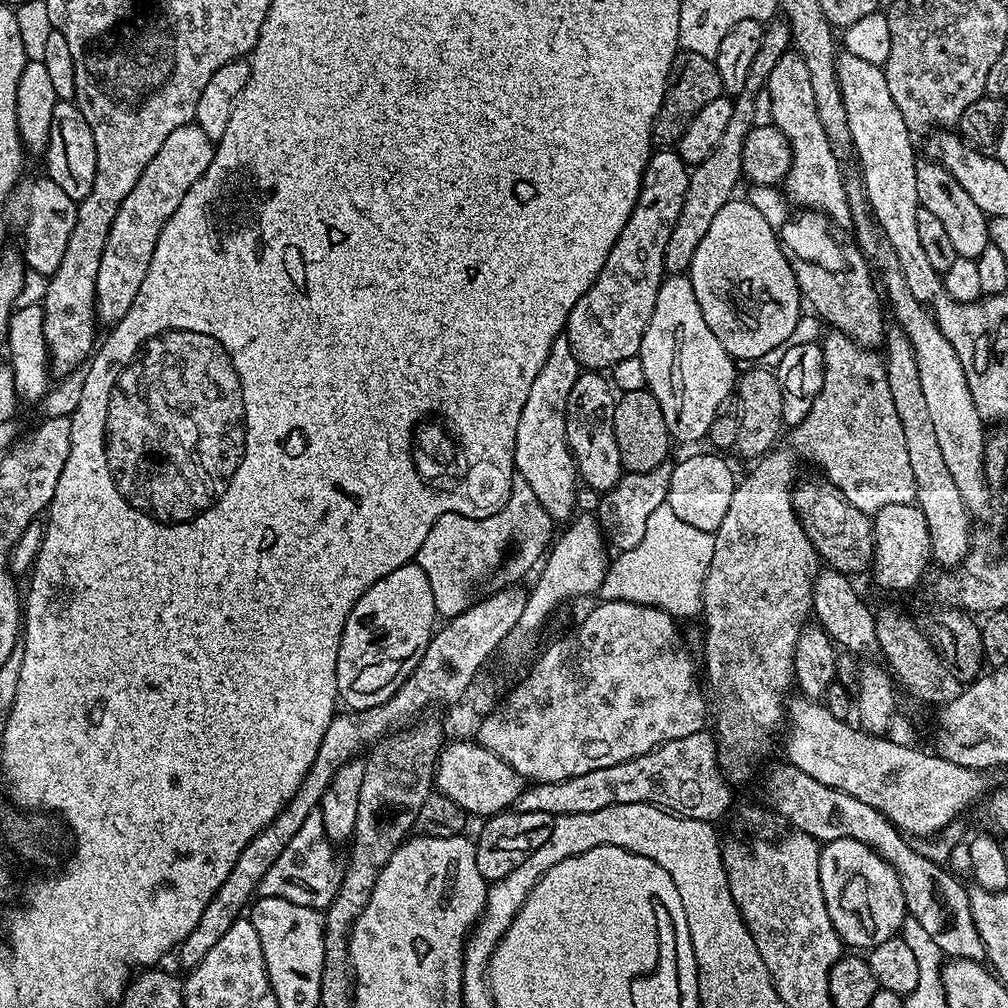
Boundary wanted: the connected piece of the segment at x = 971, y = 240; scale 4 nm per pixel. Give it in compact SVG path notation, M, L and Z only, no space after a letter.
M925 159L917 163L916 177L921 208L930 210L930 214L936 215L942 221L942 227L945 228L950 242L954 245L957 256L977 260L982 250L986 250L986 246L990 243L988 239L989 217L985 216L978 202L974 202L974 198L966 194L966 190L958 182L958 178L950 174L950 170L946 170L935 160Z

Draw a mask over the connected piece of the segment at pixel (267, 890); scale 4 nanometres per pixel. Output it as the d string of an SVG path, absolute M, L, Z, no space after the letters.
M314 811L298 826L298 832L278 854L278 862L266 870L266 878L262 878L258 889L260 896L277 896L286 898L290 902L298 902L298 906L310 906L327 910L332 904L332 899L338 894L340 883L344 877L344 868L336 861L332 853L333 841L324 832L324 822L319 811Z

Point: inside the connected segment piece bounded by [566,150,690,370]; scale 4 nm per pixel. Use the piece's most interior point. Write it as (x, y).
(607, 325)

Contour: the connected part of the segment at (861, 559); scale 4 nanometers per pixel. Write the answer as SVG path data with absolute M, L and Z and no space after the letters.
M826 478L819 479L808 480L804 485L801 483L793 491L792 505L796 517L800 519L800 524L821 561L829 560L827 563L839 572L867 573L872 562L872 553L876 550L869 513L858 510L858 506L850 503L842 490L838 490L838 486L834 486Z

